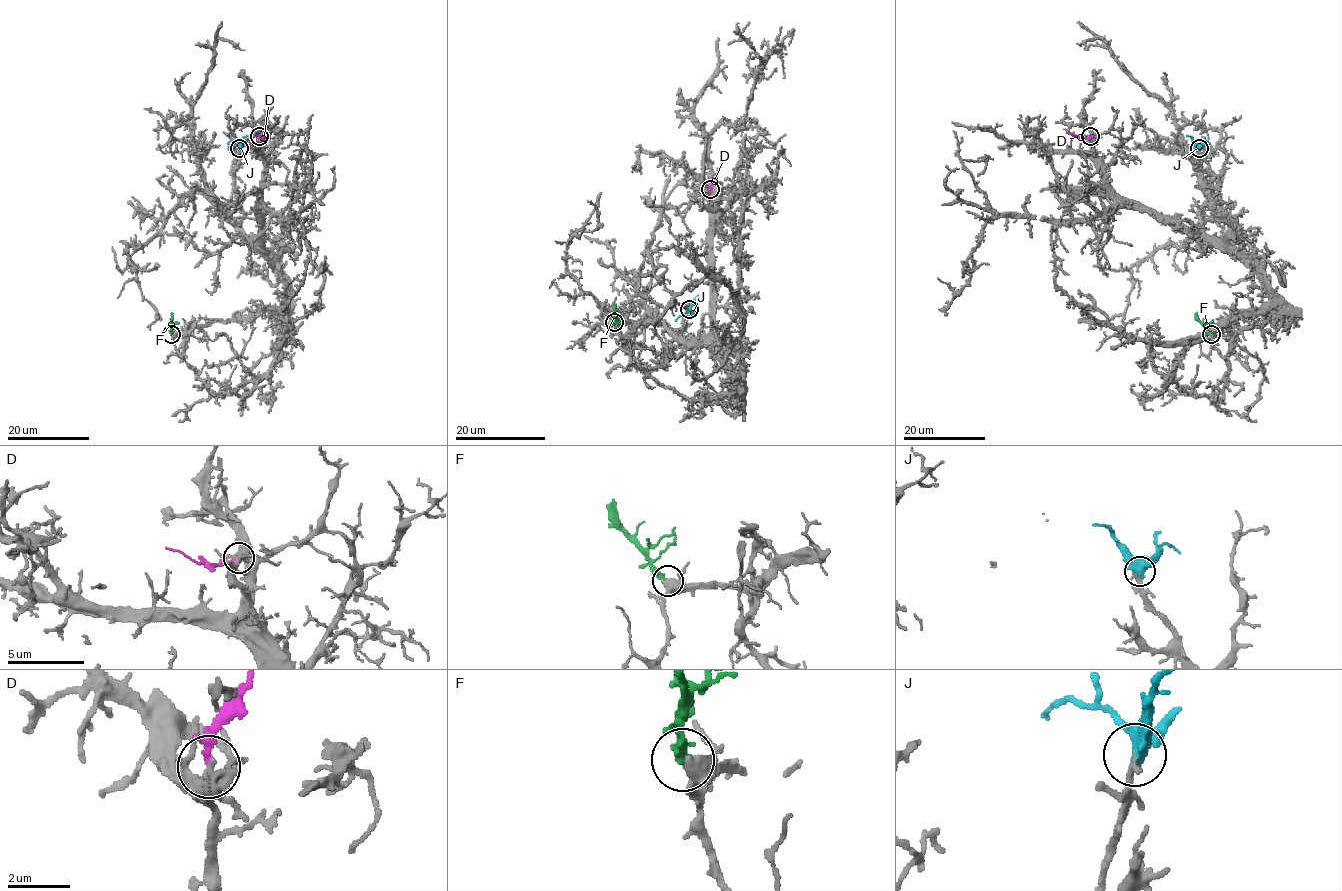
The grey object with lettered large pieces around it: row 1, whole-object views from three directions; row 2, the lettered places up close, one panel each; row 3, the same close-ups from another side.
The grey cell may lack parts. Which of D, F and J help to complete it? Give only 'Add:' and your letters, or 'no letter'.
Add: F, J

